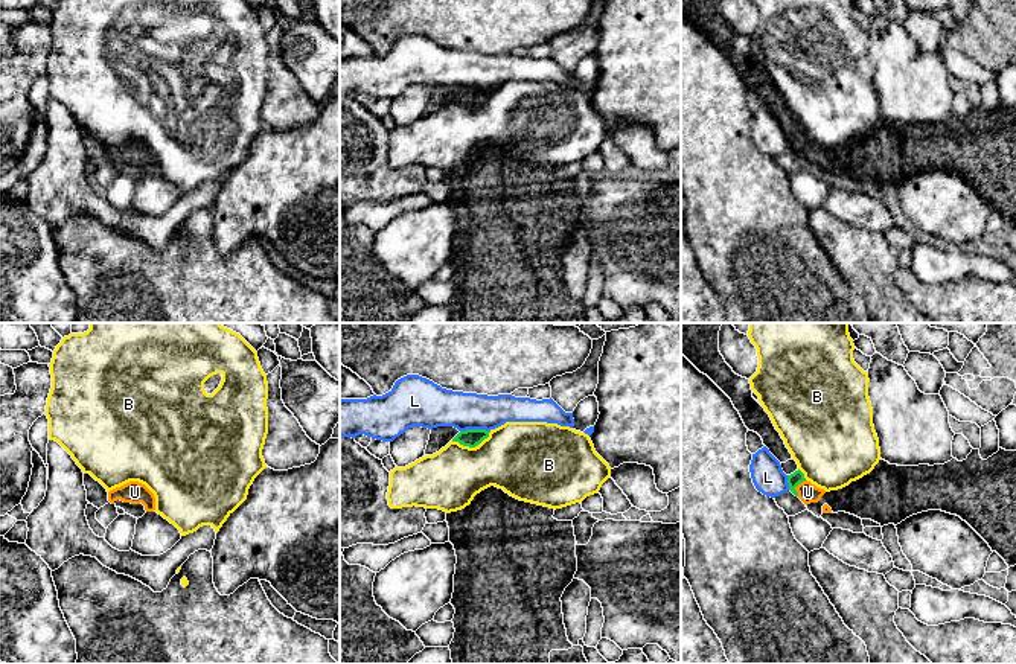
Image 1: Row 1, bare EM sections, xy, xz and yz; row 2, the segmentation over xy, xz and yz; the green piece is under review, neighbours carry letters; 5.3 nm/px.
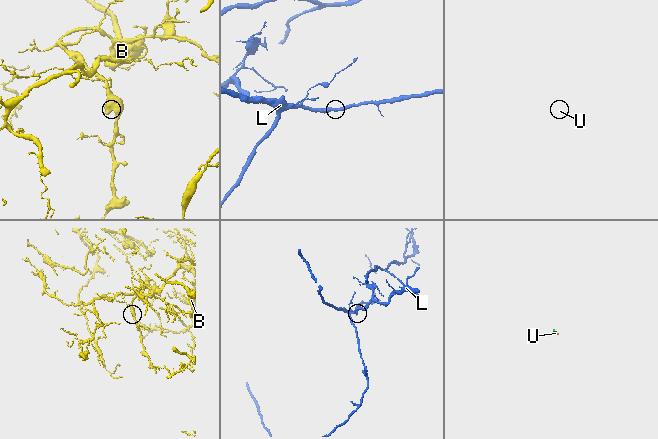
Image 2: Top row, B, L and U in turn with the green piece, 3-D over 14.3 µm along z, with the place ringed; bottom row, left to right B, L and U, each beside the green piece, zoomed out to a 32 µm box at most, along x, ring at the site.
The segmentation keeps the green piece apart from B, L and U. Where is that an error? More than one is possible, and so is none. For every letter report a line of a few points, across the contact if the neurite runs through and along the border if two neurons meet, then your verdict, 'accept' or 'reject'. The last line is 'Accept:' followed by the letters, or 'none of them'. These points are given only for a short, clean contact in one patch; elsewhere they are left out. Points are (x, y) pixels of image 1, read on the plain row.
B: line xz (451, 99), (476, 105); reject
L: line xz (489, 89), (460, 90); reject
U: accept
Accept: U

